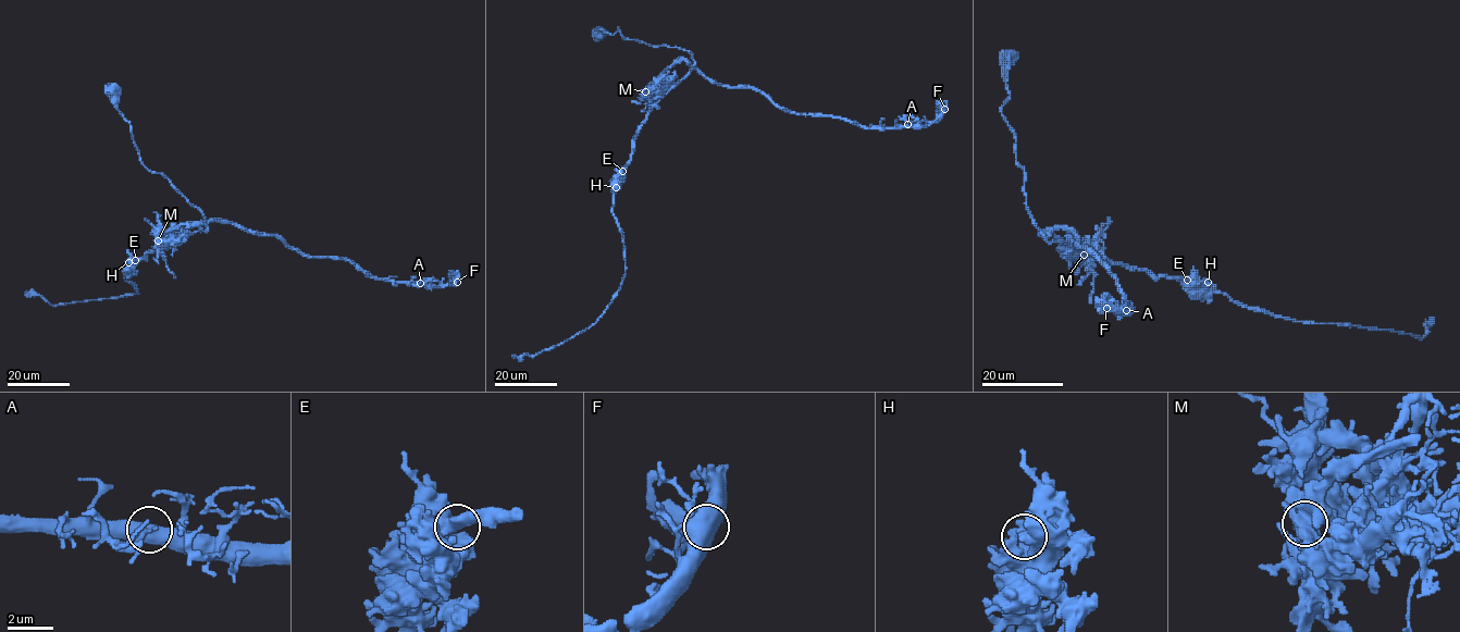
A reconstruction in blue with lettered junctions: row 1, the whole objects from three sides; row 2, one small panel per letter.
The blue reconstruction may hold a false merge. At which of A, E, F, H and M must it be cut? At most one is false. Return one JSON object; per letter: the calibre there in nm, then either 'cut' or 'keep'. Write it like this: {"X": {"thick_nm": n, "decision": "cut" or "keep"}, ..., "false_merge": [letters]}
{"A": {"thick_nm": 360, "decision": "keep"}, "E": {"thick_nm": 440, "decision": "keep"}, "F": {"thick_nm": 550, "decision": "keep"}, "H": {"thick_nm": 550, "decision": "keep"}, "M": {"thick_nm": 550, "decision": "cut"}, "false_merge": ["M"]}

